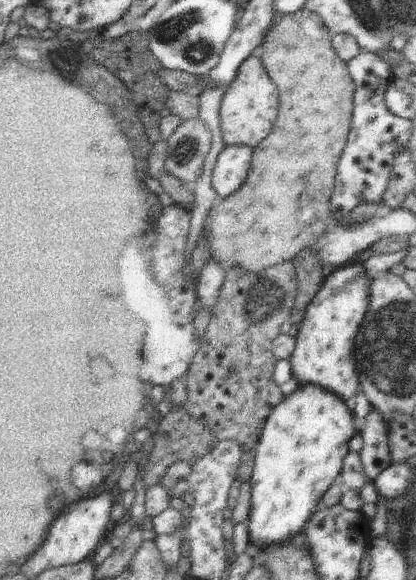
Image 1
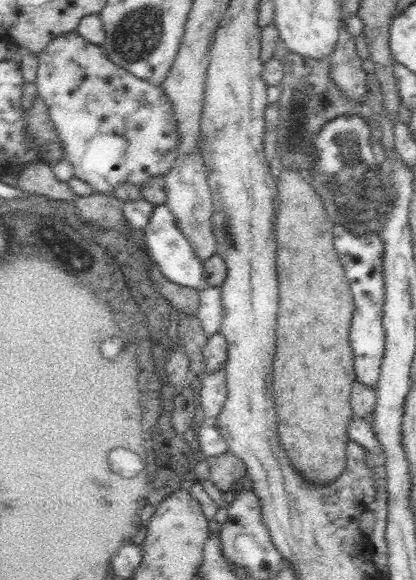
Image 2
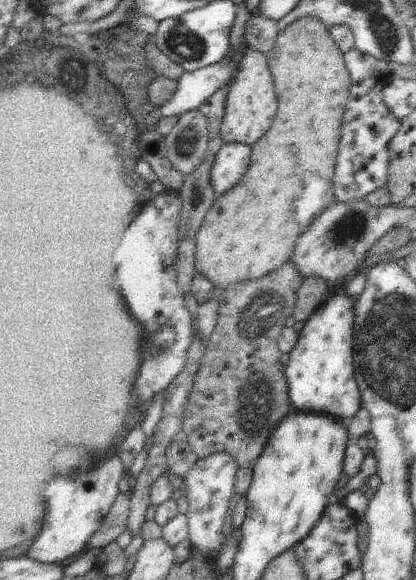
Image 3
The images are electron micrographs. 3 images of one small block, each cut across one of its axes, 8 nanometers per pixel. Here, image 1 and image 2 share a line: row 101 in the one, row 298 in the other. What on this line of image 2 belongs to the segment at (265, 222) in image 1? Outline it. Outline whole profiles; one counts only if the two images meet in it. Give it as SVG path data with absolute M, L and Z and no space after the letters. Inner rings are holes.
M286 167L280 173L277 187L279 212L274 224L280 312L275 328L278 340L272 386L276 392L278 438L294 470L298 470L306 482L322 487L322 484L334 482L346 468L346 424L352 419L350 392L356 378L353 349L348 340L354 312L353 296L342 261L332 244L332 228L336 223L329 218L317 190L302 180L302 173Z

